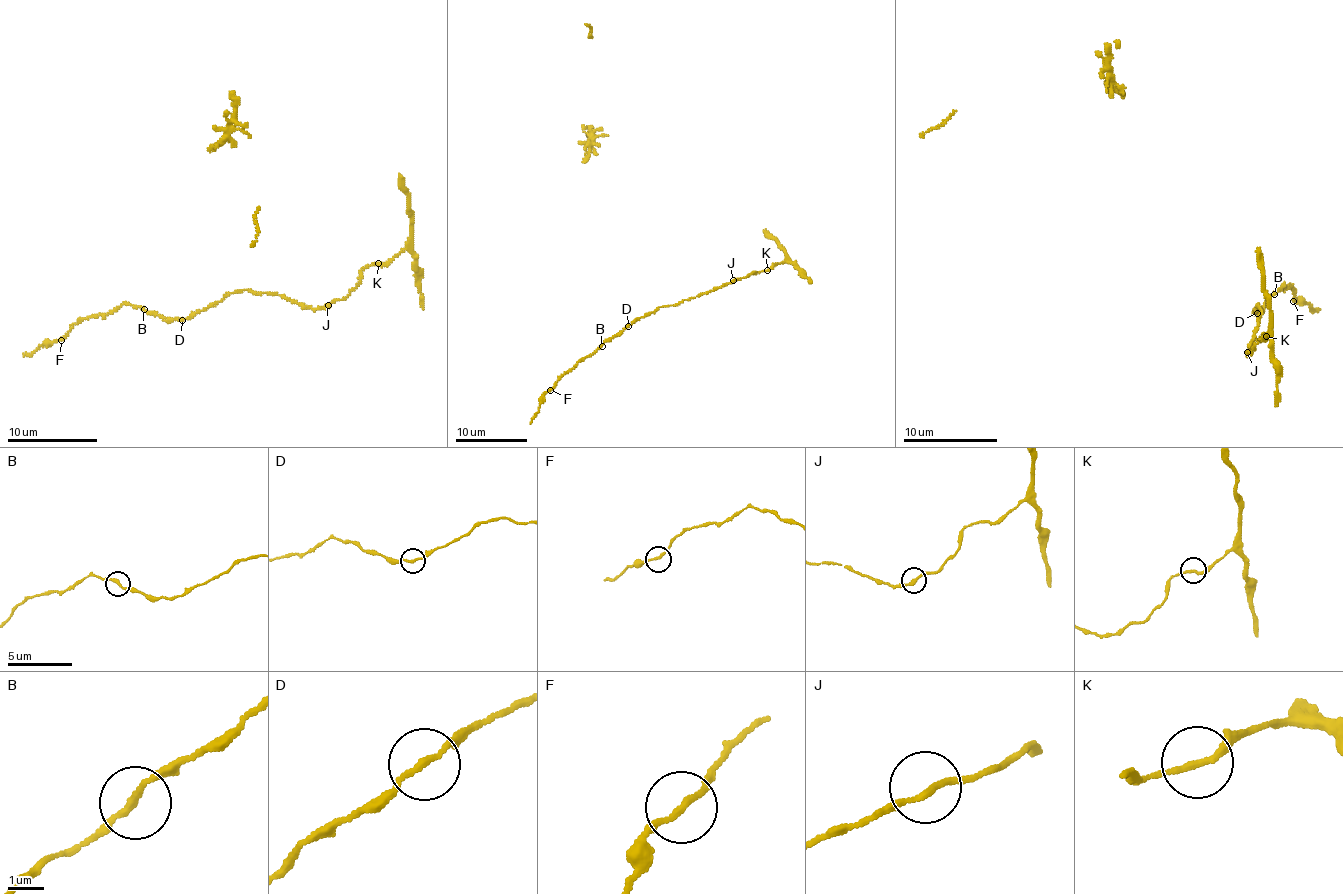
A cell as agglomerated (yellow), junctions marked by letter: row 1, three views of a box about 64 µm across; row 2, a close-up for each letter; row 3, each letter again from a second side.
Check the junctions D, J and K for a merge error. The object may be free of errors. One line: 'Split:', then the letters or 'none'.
Split: none

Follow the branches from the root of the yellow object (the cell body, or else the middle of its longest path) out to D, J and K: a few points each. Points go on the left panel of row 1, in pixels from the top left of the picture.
D: (400, 254), (368, 265), (345, 297), (323, 306), (304, 308), (277, 292), (235, 290), (182, 320)
J: (400, 254), (384, 263), (368, 265), (358, 283), (345, 297), (328, 305)
K: (400, 254), (379, 262)

